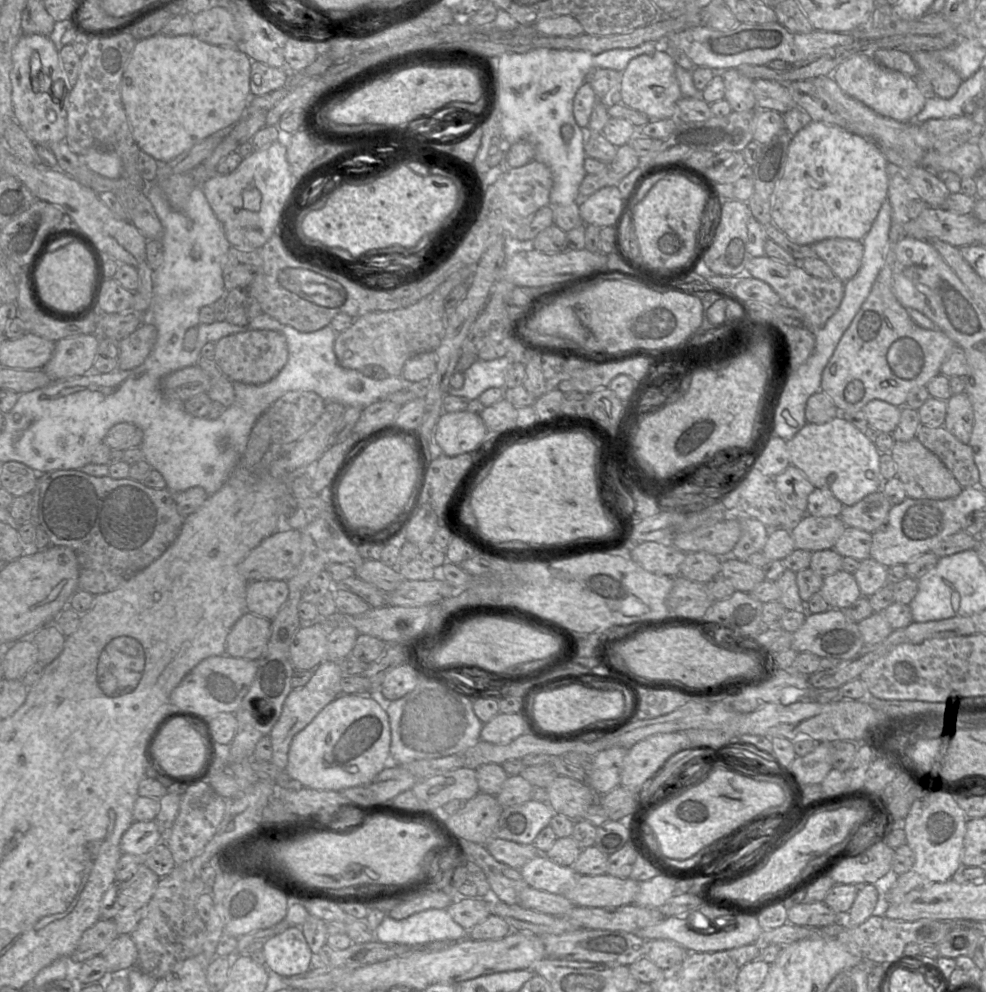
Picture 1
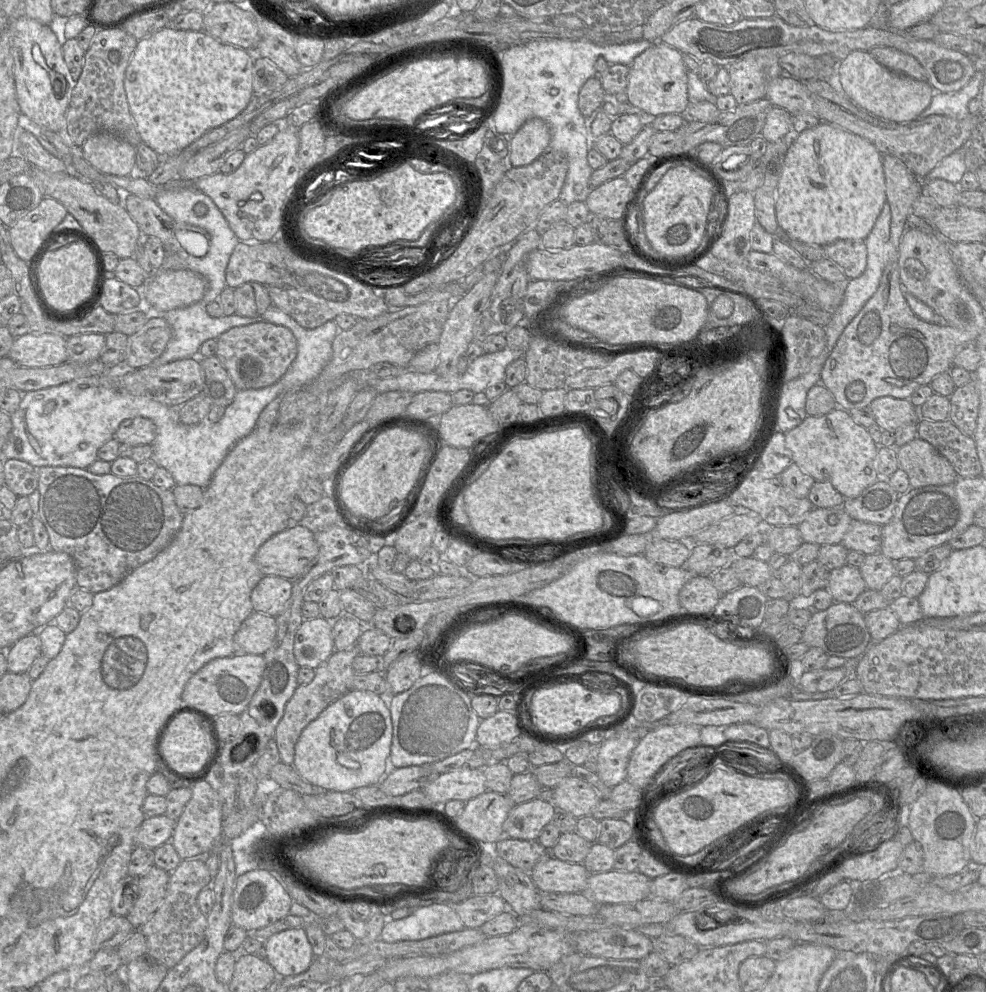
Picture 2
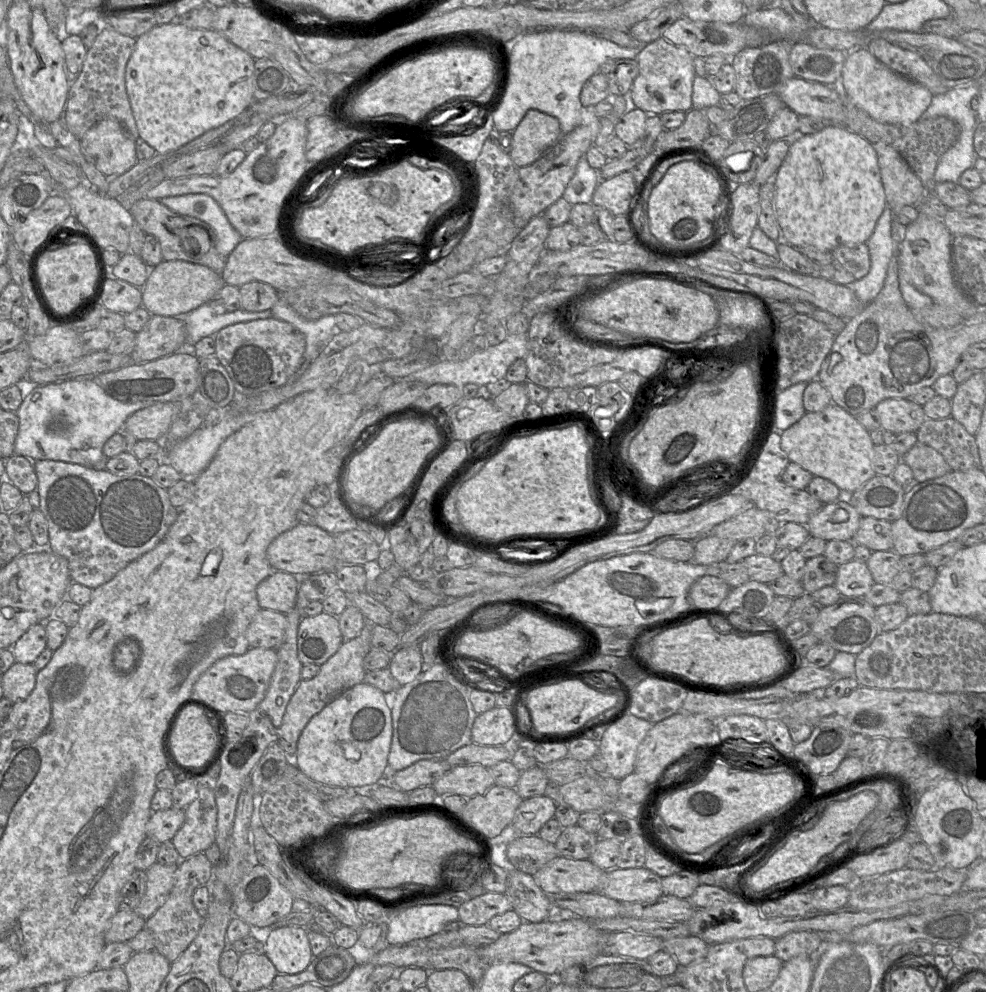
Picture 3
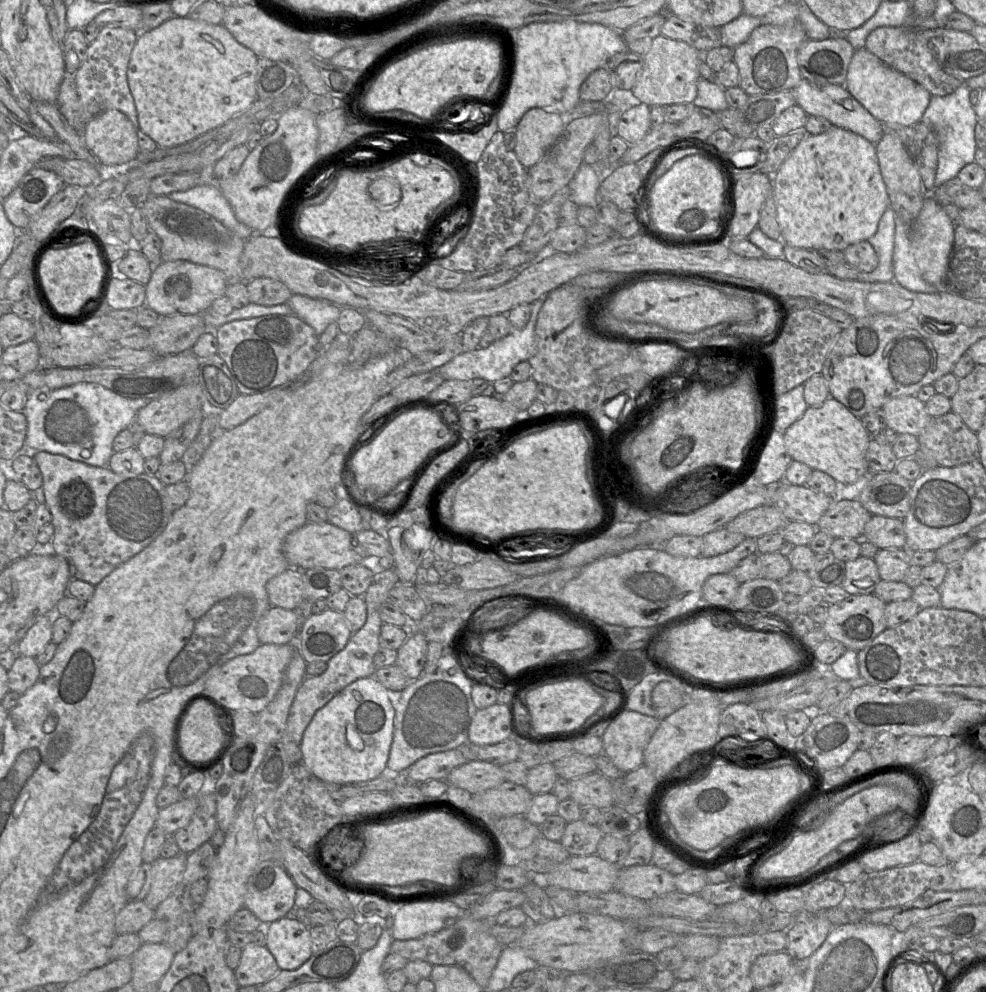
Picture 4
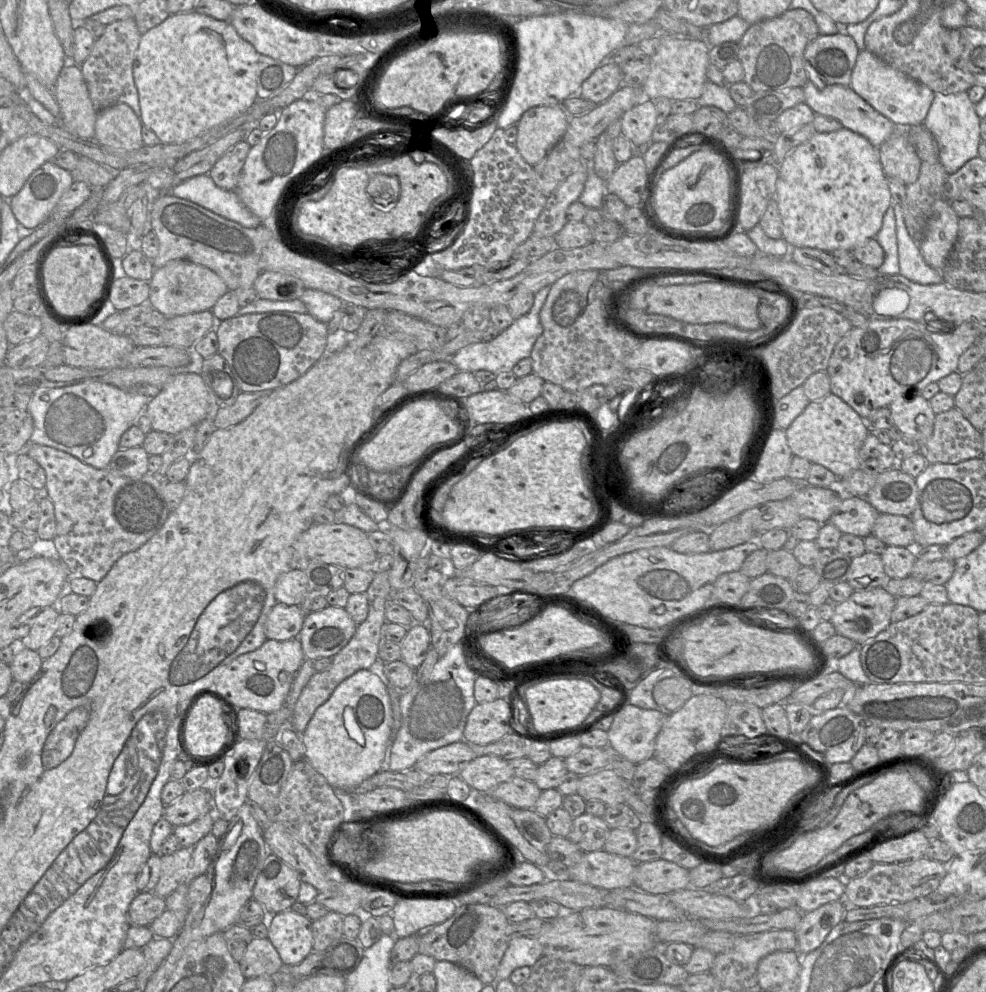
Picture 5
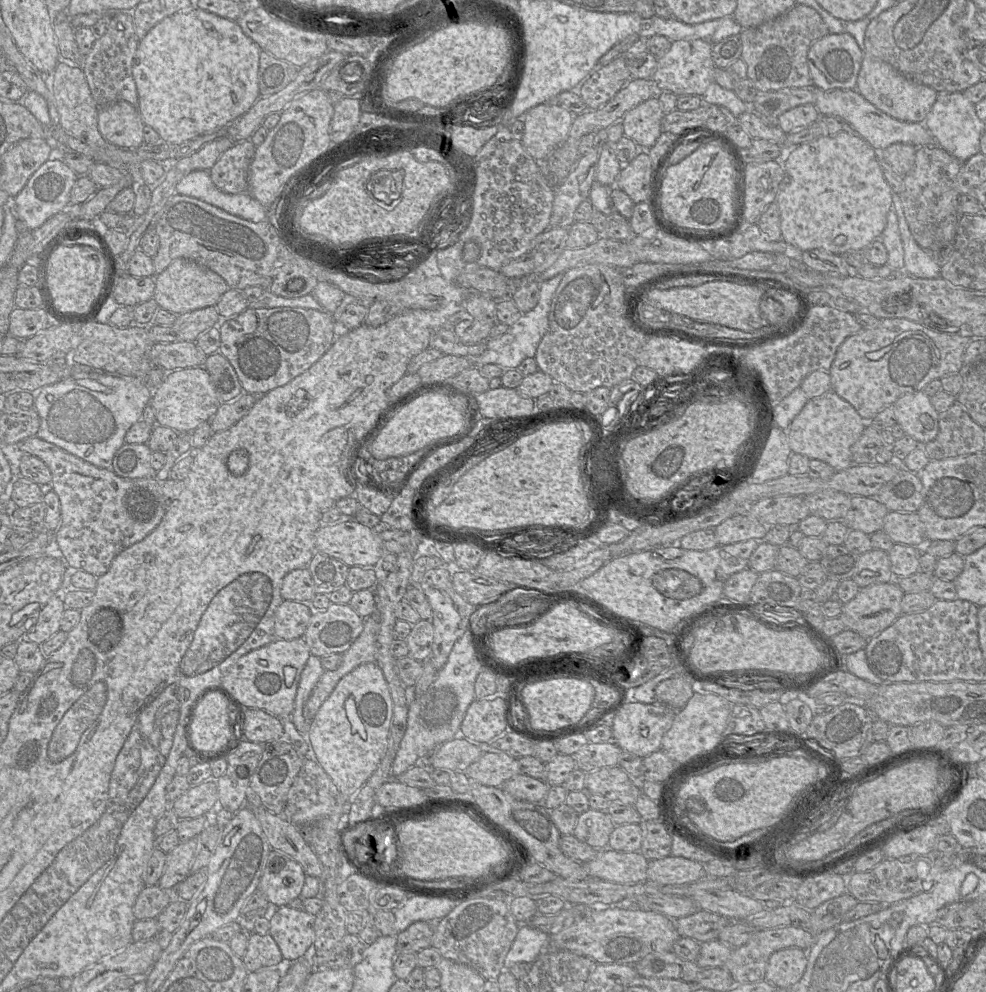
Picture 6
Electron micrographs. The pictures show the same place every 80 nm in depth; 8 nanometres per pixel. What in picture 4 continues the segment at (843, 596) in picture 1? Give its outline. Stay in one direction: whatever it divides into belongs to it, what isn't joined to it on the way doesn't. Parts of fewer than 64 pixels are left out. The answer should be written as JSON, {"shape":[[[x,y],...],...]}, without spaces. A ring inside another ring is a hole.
{"shape":[[[859,556],[845,562],[846,572],[841,586],[849,595],[872,594],[881,580],[873,558]]]}

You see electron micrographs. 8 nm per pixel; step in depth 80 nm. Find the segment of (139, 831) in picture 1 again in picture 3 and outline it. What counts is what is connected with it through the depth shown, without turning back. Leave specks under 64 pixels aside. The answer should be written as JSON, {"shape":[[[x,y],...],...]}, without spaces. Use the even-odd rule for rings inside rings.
{"shape":[[[170,807],[152,812],[146,824],[146,837],[154,838],[159,843],[171,841],[184,822],[184,810]]]}

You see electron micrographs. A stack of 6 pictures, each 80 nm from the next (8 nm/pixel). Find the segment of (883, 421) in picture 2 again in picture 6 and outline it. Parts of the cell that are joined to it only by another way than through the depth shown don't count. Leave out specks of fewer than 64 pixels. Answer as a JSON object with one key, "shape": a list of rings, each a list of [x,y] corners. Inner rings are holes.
{"shape":[[[919,391],[905,394],[893,404],[897,424],[905,435],[911,436],[919,444],[934,440],[939,431],[939,412],[930,398],[924,391]]]}

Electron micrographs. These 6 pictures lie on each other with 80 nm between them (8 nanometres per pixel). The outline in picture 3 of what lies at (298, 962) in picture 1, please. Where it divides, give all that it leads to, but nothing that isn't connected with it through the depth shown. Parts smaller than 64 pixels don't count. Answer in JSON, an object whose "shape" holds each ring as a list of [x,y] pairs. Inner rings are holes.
{"shape":[[[284,926],[257,933],[262,933],[264,953],[278,974],[300,973],[313,957],[307,930],[302,927]]]}

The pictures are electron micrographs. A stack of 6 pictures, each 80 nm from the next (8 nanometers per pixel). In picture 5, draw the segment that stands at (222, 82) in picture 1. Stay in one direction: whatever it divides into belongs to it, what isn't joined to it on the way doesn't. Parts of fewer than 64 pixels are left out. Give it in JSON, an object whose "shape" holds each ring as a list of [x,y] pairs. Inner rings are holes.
{"shape":[[[194,10],[170,14],[163,22],[141,34],[133,65],[133,79],[140,106],[140,121],[153,131],[162,144],[182,144],[209,131],[219,124],[247,111],[257,100],[257,62],[259,53],[243,39],[229,21],[218,20]]]}

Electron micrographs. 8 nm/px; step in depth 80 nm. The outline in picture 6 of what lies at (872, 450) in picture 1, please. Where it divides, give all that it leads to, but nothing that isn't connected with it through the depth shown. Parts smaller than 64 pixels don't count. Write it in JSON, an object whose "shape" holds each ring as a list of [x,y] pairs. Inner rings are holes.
{"shape":[[[829,390],[821,396],[808,399],[788,428],[783,430],[786,431],[793,453],[824,461],[835,471],[841,471],[853,465],[851,447],[859,439],[866,425],[867,422],[849,402]]]}

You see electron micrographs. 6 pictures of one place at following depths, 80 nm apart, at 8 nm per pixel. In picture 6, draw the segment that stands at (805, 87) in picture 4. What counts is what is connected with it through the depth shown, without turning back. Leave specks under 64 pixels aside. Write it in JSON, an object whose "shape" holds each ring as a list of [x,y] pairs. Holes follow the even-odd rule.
{"shape":[[[816,87],[815,107],[821,116],[836,116],[843,118],[869,145],[876,151],[882,151],[891,144],[904,143],[914,147],[938,146],[932,133],[918,122],[907,122],[895,119],[876,108],[867,101],[856,89],[832,89],[823,91]]]}

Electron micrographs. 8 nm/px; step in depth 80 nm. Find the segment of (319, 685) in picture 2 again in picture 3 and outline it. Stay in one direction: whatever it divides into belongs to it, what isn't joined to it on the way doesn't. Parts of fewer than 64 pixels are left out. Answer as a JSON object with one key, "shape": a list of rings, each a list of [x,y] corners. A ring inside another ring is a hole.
{"shape":[[[366,620],[359,635],[343,641],[339,649],[320,666],[319,673],[315,677],[299,682],[287,704],[282,723],[278,729],[278,743],[290,759],[293,760],[298,739],[310,719],[340,694],[363,682],[366,674],[363,660],[371,649],[371,633],[374,625]]]}

